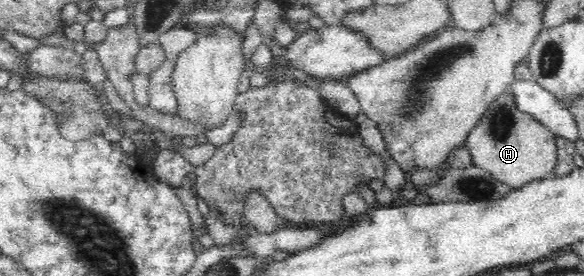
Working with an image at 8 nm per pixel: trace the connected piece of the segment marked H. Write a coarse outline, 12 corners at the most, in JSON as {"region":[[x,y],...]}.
{"region":[[496,96],[465,146],[513,190],[553,176],[556,135]]}

